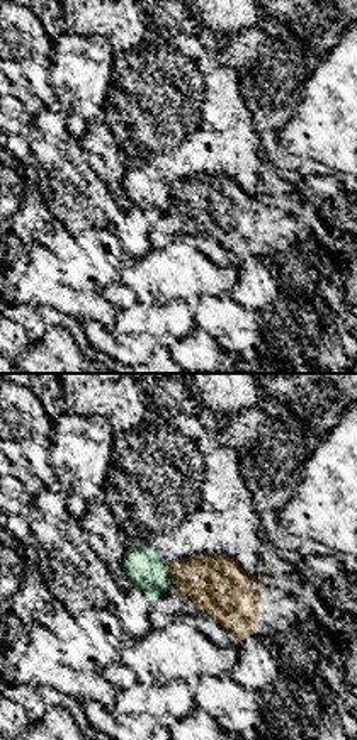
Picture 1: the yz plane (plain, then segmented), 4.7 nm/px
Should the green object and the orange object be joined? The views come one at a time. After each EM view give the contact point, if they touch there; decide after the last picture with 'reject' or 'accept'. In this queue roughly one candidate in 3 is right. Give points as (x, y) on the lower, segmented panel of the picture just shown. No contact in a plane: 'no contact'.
(169, 572)

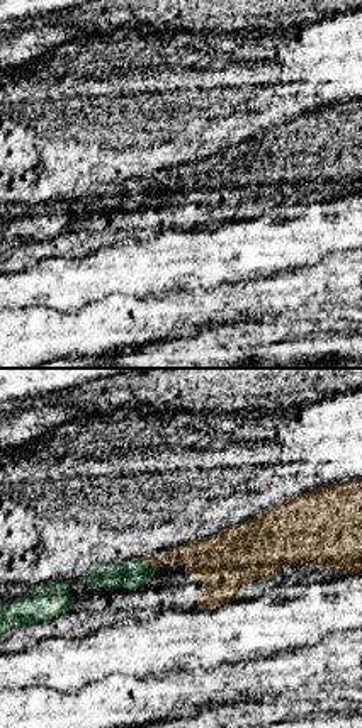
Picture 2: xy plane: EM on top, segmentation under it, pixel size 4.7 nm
(148, 562)

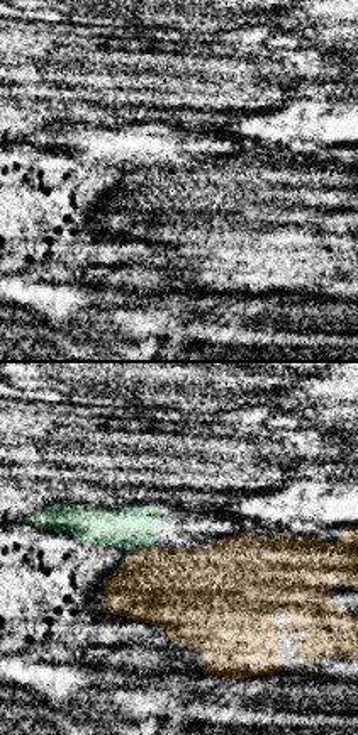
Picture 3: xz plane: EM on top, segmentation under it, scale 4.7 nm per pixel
(141, 547)

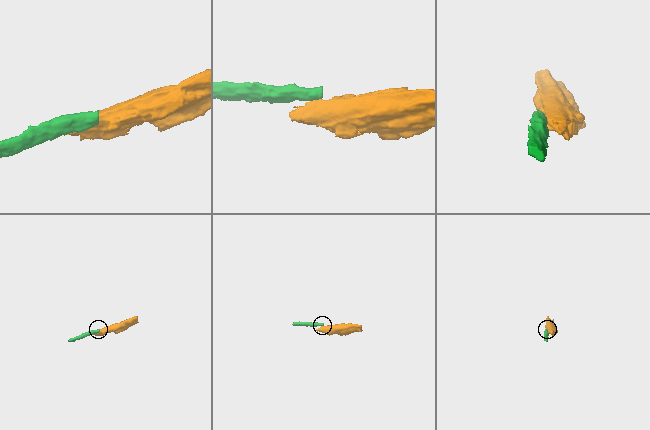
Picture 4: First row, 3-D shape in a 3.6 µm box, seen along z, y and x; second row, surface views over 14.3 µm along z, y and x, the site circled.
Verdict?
reject

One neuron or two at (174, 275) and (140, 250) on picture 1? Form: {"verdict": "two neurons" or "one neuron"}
{"verdict": "two neurons"}

